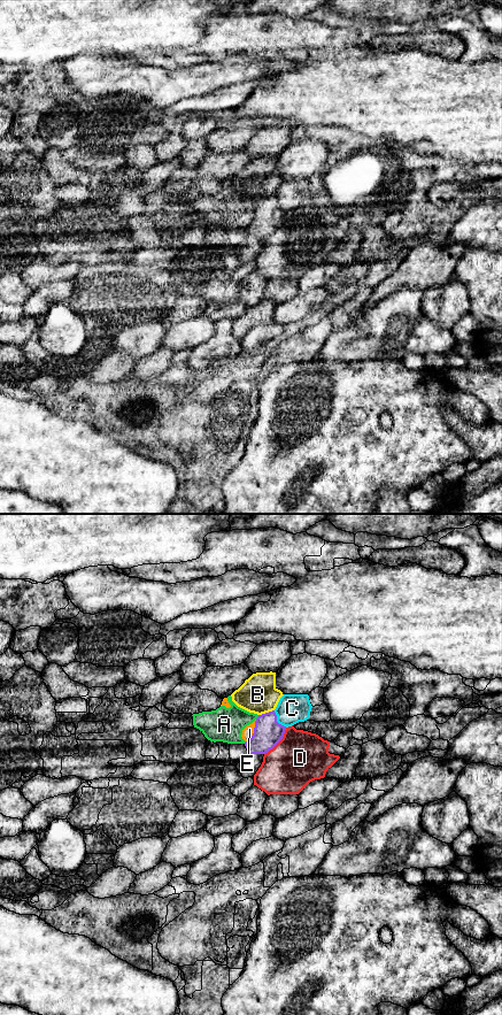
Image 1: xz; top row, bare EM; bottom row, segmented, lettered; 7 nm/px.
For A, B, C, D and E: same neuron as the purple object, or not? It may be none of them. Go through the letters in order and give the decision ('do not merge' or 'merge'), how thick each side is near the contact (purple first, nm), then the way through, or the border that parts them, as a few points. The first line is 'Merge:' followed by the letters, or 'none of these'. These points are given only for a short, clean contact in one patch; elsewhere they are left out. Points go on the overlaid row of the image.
Merge: none of these
A: do not merge; 200 nm thick on the purple side, 240 nm on the other
B: do not merge; 200 nm thick on the purple side, 260 nm on the other
C: do not merge; 200 nm thick on the purple side, 200 nm on the other
D: do not merge; 200 nm thick on the purple side, 360 nm on the other
E: do not merge; 200 nm thick on the purple side, 80 nm on the other

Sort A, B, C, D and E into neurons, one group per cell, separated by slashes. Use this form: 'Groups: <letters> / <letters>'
Groups: A E / B / C / D

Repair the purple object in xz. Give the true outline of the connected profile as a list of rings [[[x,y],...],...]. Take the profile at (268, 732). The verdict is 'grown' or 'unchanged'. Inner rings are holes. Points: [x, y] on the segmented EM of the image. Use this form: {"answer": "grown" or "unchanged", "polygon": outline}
{"answer": "unchanged", "polygon": [[[275,710],[258,715],[255,721],[254,733],[245,743],[248,755],[268,753],[283,739],[285,730],[286,726],[277,722]]]}

